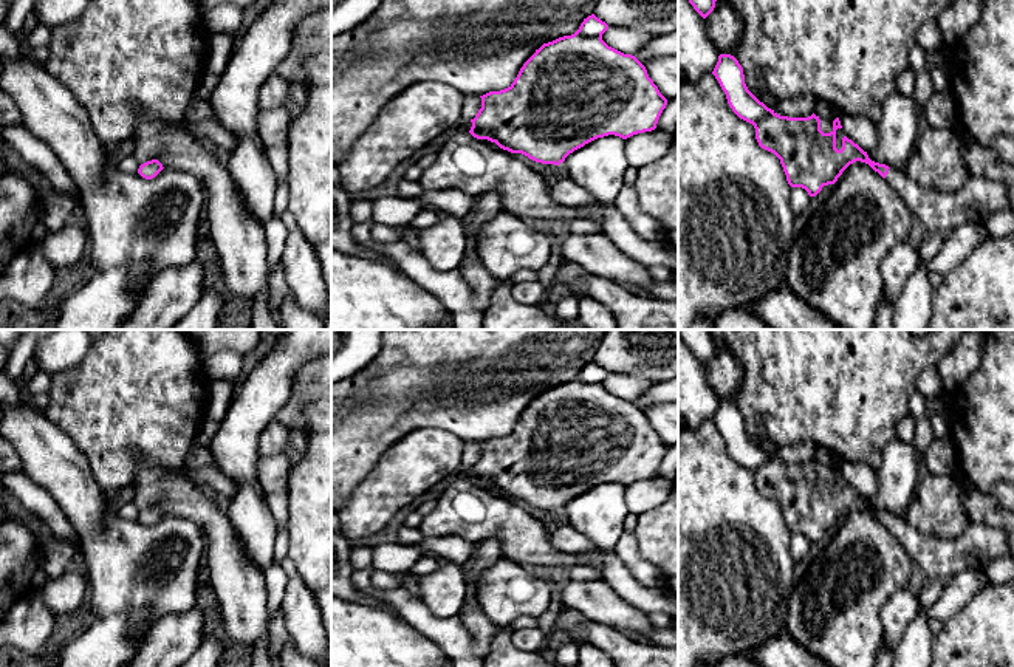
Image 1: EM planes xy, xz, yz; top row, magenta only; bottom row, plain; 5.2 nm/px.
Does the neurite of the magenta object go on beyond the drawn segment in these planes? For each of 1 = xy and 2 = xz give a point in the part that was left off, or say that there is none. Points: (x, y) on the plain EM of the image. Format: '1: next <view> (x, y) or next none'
1: next none
2: next none

